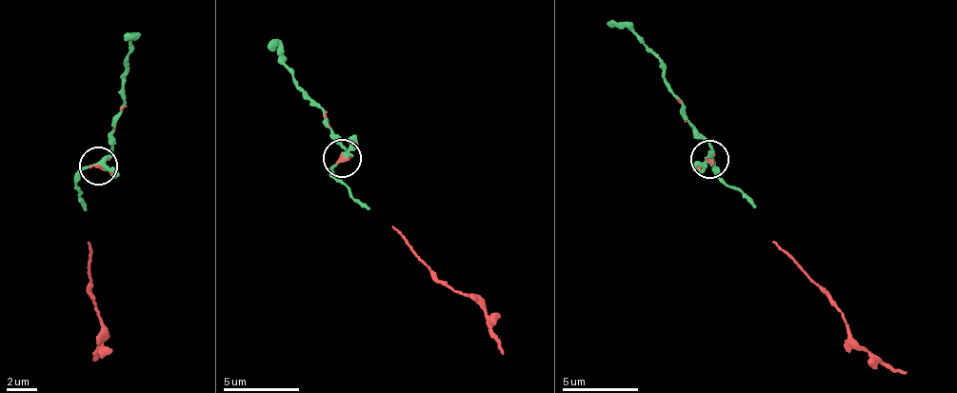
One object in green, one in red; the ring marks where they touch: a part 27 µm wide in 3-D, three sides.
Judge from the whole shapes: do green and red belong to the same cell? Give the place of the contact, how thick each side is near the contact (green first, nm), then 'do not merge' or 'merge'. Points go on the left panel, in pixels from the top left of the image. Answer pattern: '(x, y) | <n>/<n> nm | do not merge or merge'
(98, 166) | 280/110 nm | merge

